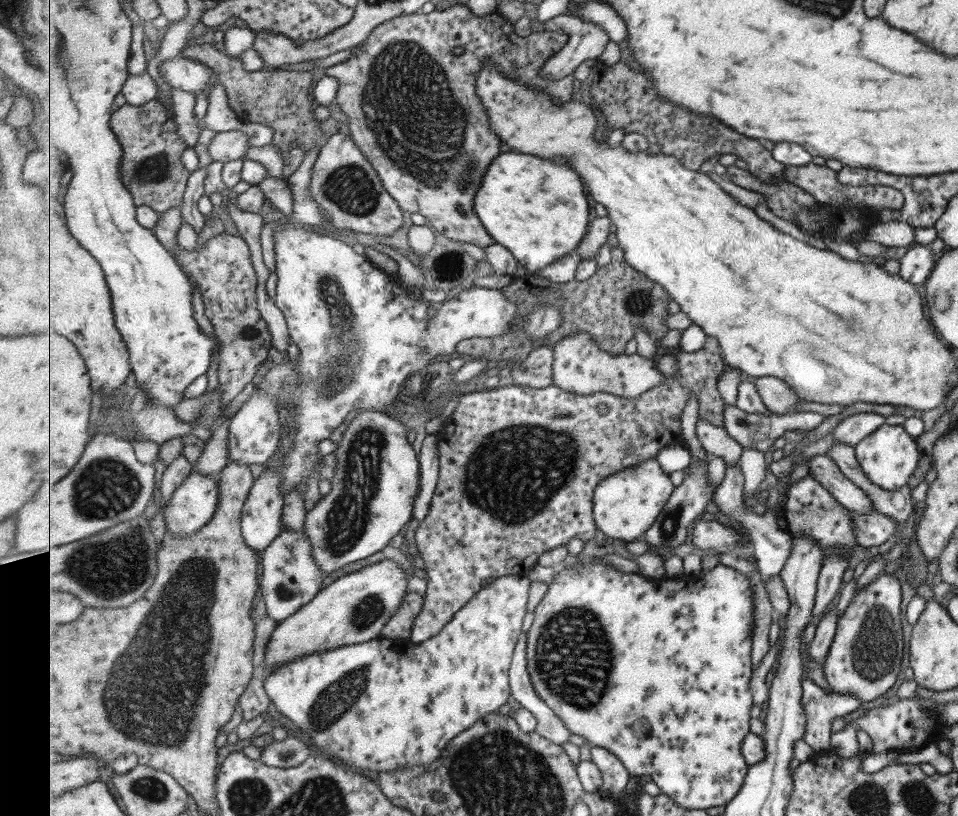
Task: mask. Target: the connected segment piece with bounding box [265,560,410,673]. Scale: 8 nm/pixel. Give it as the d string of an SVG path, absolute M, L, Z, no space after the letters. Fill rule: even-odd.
M384 560L379 564L373 564L348 574L334 581L327 588L321 589L308 605L305 605L293 616L280 621L272 632L271 642L267 646L267 656L265 656L266 673L306 655L323 653L337 647L349 646L349 644L369 642L380 637L386 624L403 604L404 596L409 593L407 591L407 586L409 586L407 576L409 575L408 564L396 562L396 560Z

